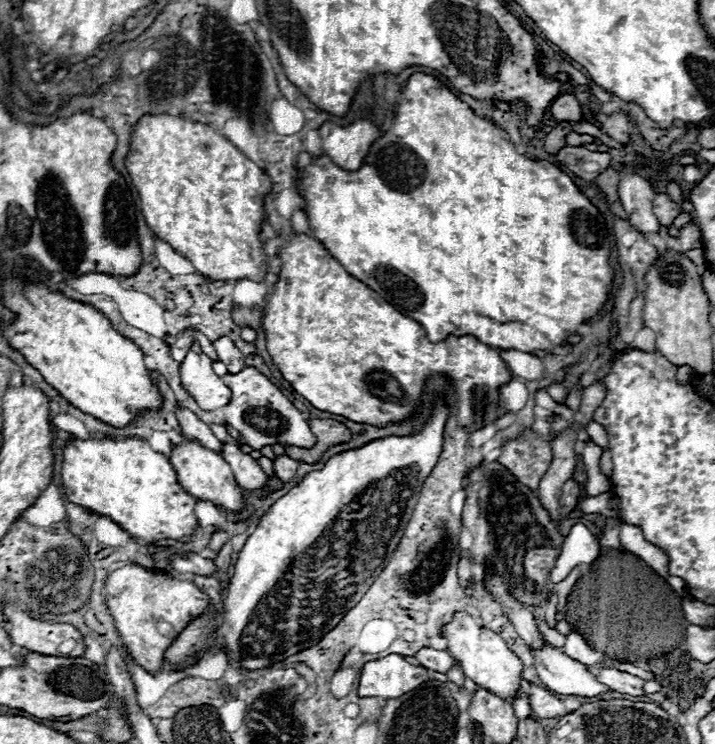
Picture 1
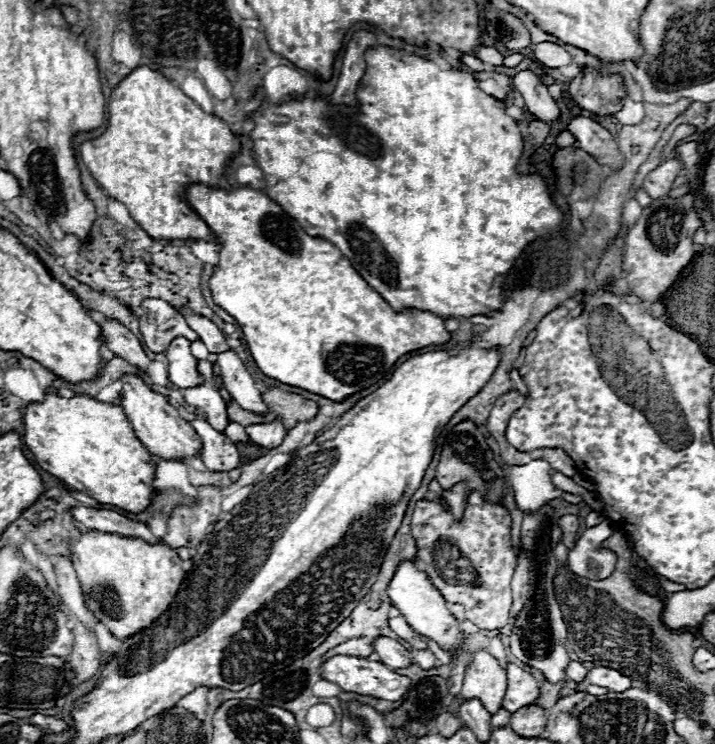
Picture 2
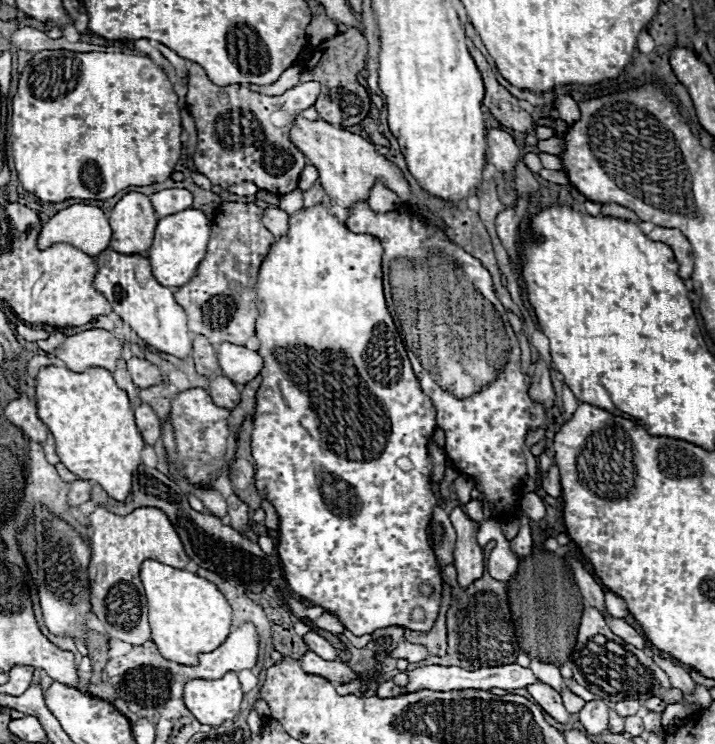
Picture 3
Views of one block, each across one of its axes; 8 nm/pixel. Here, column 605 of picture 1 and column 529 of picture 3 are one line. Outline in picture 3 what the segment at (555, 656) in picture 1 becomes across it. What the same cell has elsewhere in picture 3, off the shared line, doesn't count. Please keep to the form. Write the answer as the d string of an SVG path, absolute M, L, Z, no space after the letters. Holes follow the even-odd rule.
M534 682L534 684L526 686L526 690L528 690L528 692L532 694L532 698L544 708L544 712L548 712L552 718L556 718L556 720L562 722L562 724L566 724L566 722L570 720L570 714L568 714L566 708L562 706L560 694L558 694L552 686L548 686L548 684L544 684L544 682Z

